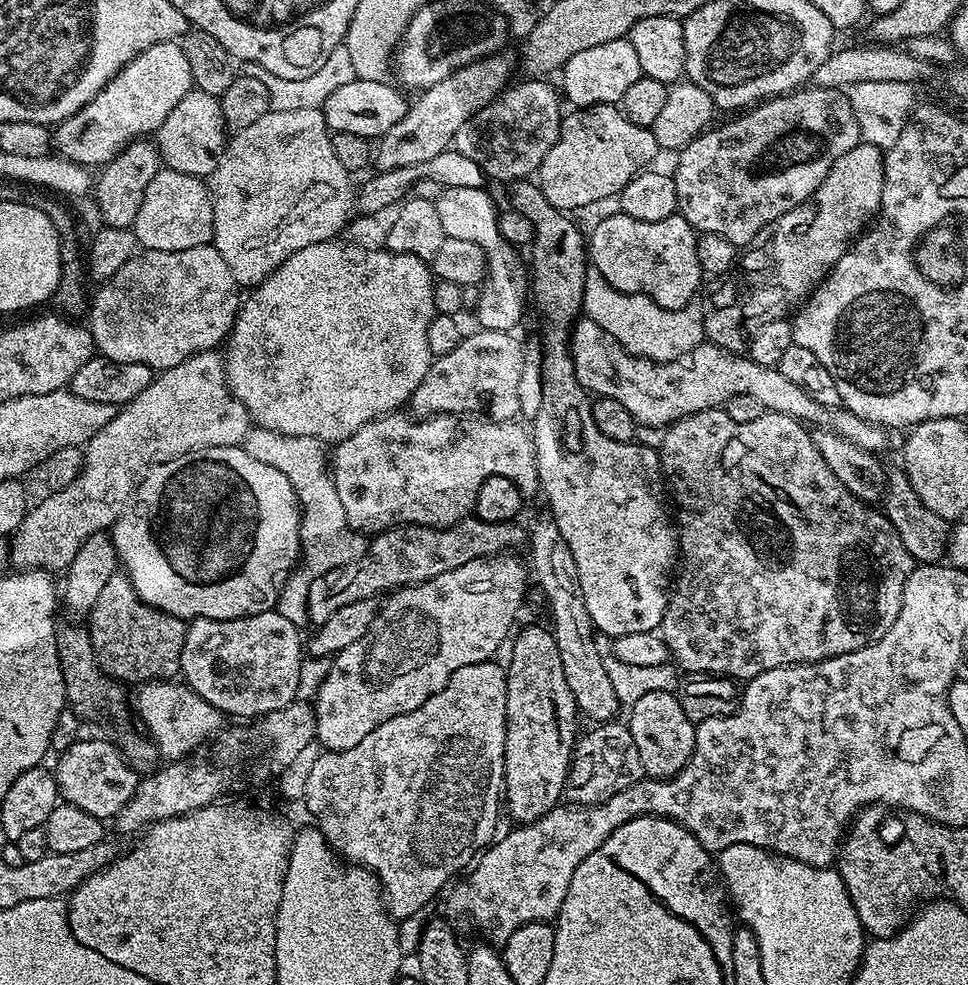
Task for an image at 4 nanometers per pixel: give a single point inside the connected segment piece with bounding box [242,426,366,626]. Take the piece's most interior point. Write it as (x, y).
(327, 542)

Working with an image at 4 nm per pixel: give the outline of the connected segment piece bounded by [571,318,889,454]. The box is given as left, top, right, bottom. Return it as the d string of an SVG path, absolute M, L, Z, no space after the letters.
M581 318L572 329L571 346L576 377L585 392L593 397L605 396L622 402L640 426L660 430L684 416L707 408L719 408L731 396L748 394L758 398L758 402L769 412L786 414L808 426L831 428L833 432L842 434L842 438L850 438L854 446L865 448L868 452L883 453L888 444L889 433L881 425L858 418L858 414L849 412L843 406L822 406L822 402L814 402L806 390L794 386L794 382L790 382L776 367L758 366L758 362L748 359L747 355L728 352L711 342L690 350L686 359L646 360L625 350L614 334L606 334L598 322Z

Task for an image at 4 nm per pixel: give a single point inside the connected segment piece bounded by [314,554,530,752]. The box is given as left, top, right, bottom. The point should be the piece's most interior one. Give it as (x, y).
(424, 632)

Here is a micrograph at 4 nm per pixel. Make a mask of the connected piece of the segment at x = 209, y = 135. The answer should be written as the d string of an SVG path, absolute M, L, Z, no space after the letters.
M188 92L186 98L166 114L166 122L162 122L154 134L154 143L160 151L163 167L178 170L182 176L211 177L226 147L226 129L219 99L205 92Z

